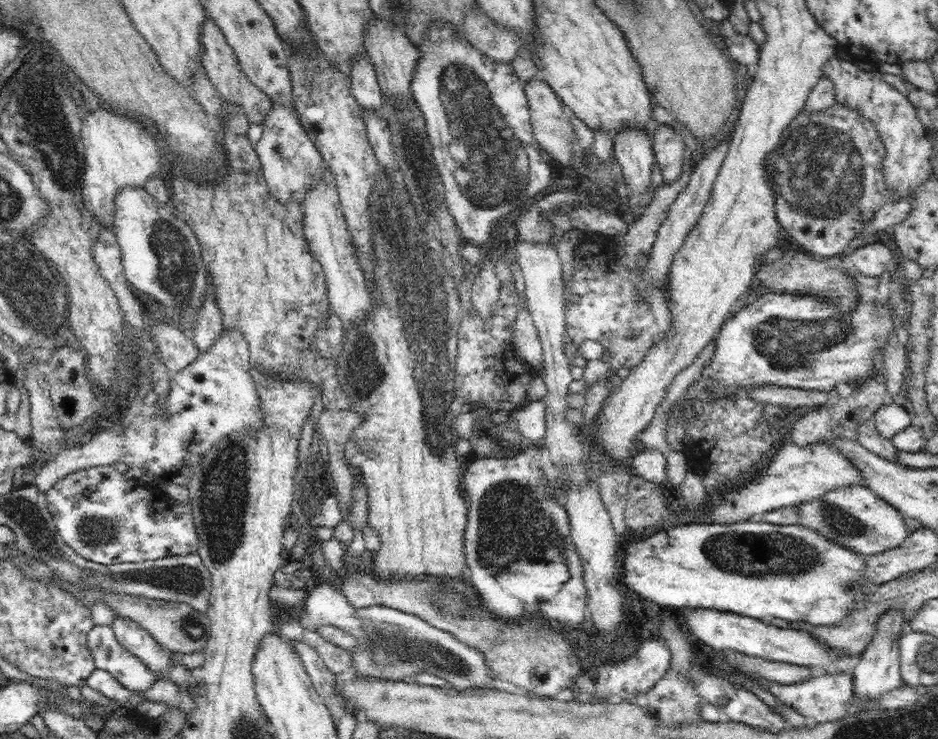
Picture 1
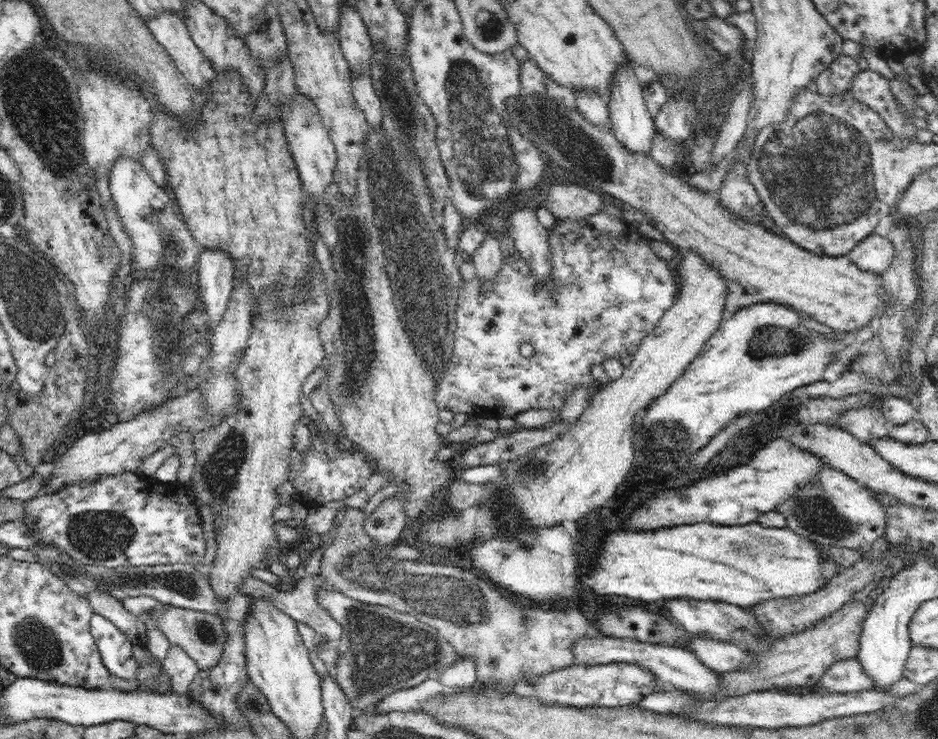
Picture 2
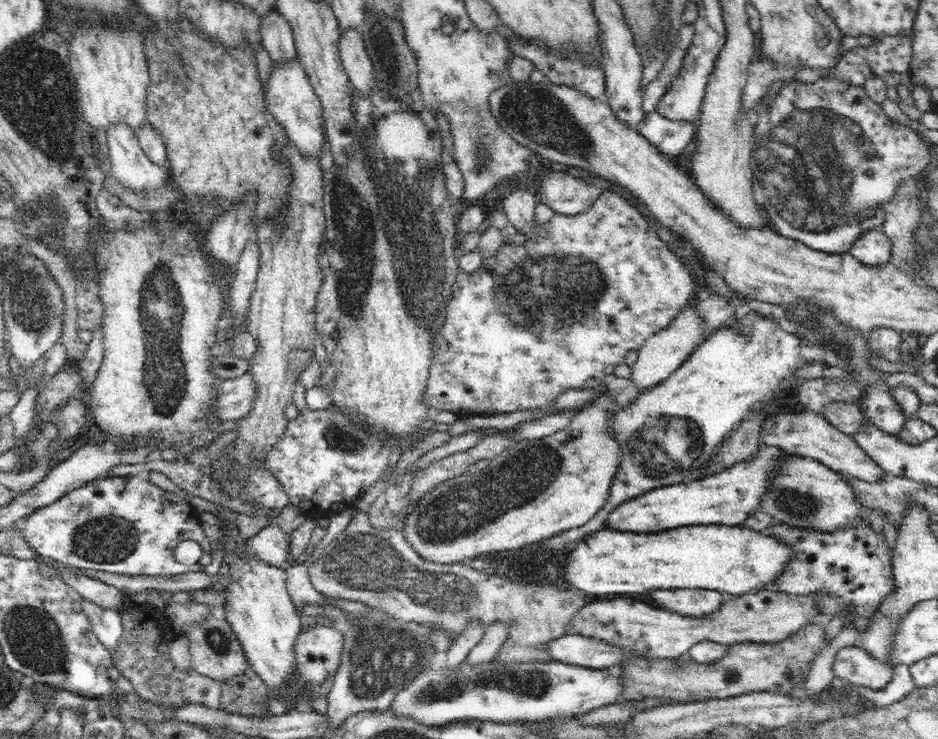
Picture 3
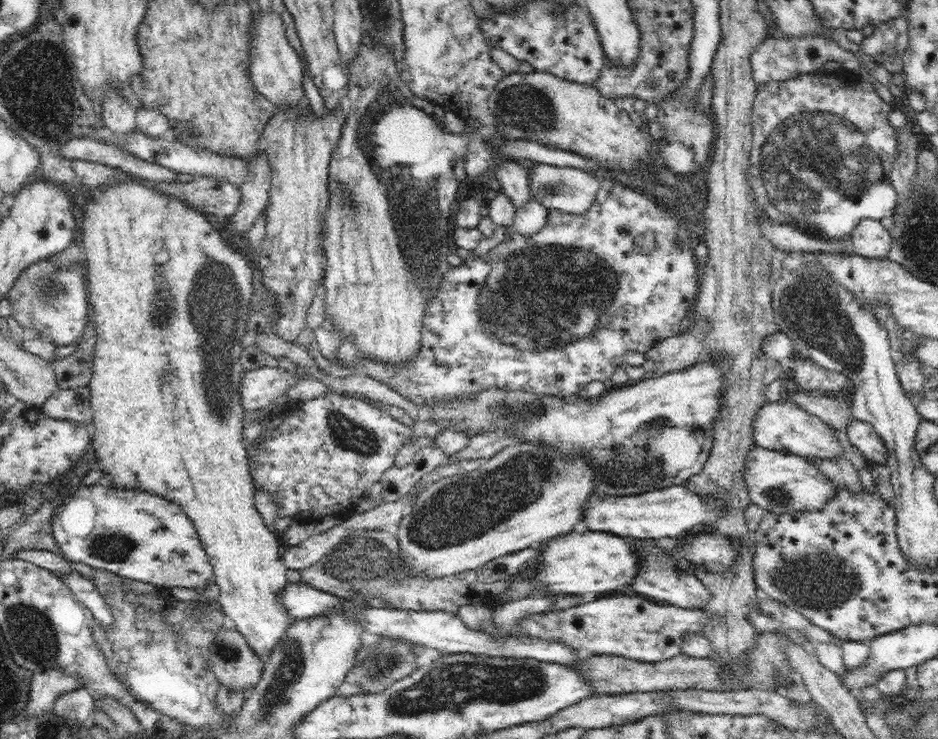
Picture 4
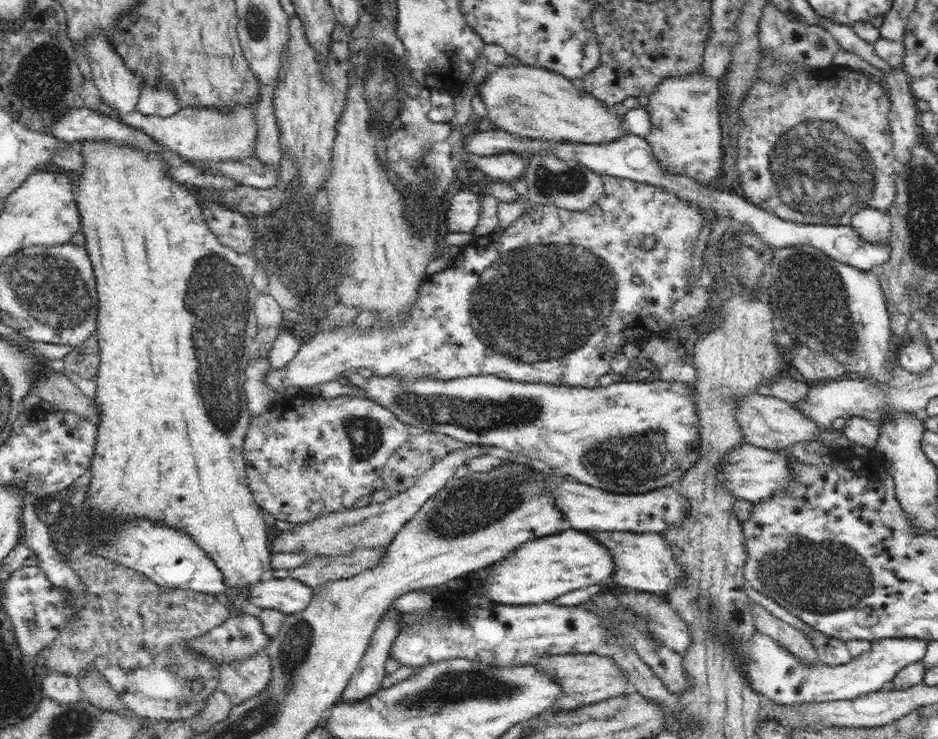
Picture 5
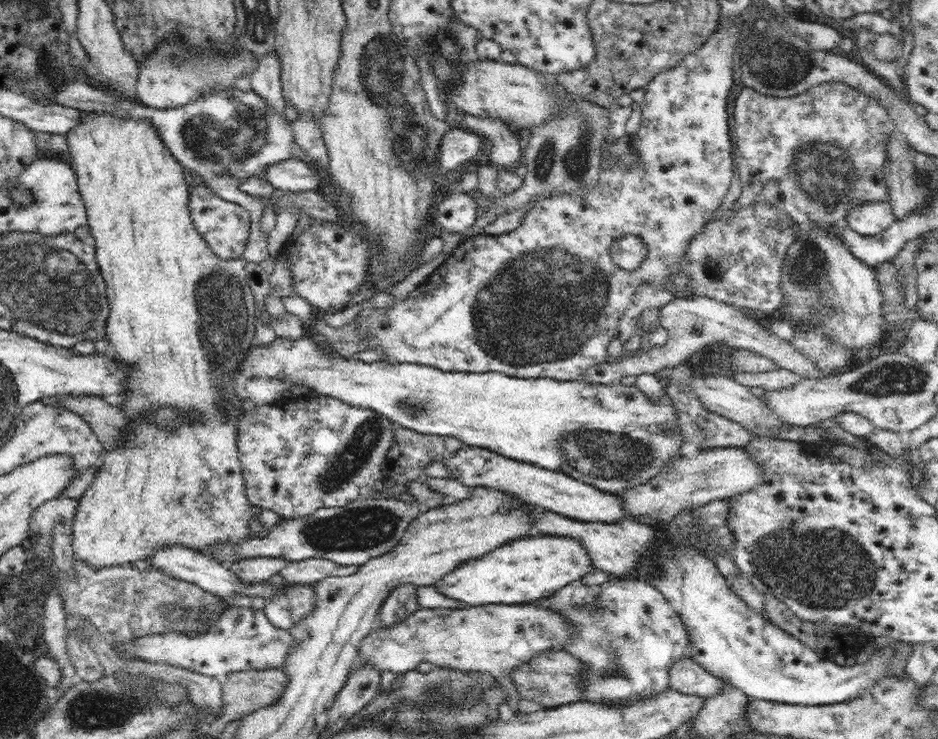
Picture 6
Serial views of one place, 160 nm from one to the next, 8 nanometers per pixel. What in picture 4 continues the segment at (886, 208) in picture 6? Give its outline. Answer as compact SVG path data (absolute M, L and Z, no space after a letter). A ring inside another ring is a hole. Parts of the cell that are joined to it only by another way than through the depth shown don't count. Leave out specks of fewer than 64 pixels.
M866 216L858 220L858 224L850 234L856 252L866 258L888 257L893 236L881 220Z

